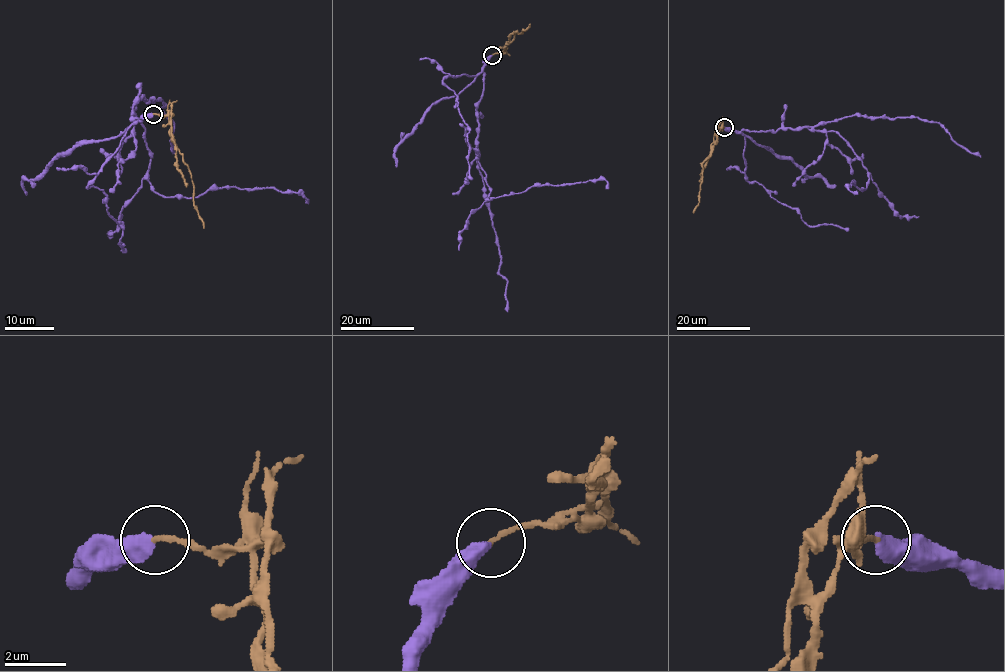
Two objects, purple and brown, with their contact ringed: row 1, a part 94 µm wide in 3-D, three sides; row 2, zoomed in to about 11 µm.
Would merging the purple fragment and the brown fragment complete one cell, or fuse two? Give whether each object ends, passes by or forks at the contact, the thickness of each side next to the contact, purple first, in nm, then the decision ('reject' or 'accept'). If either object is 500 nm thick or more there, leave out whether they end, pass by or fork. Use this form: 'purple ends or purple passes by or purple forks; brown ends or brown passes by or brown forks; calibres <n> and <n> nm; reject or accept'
purple ends; brown ends; calibres 480 and 170 nm; reject

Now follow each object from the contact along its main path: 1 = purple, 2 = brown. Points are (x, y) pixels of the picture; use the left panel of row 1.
1: (153, 114), (131, 118), (145, 129), (148, 182), (162, 195), (196, 198), (237, 186), (300, 193), (305, 202)
2: (153, 114), (168, 117), (172, 141), (191, 175), (196, 211), (203, 228)

